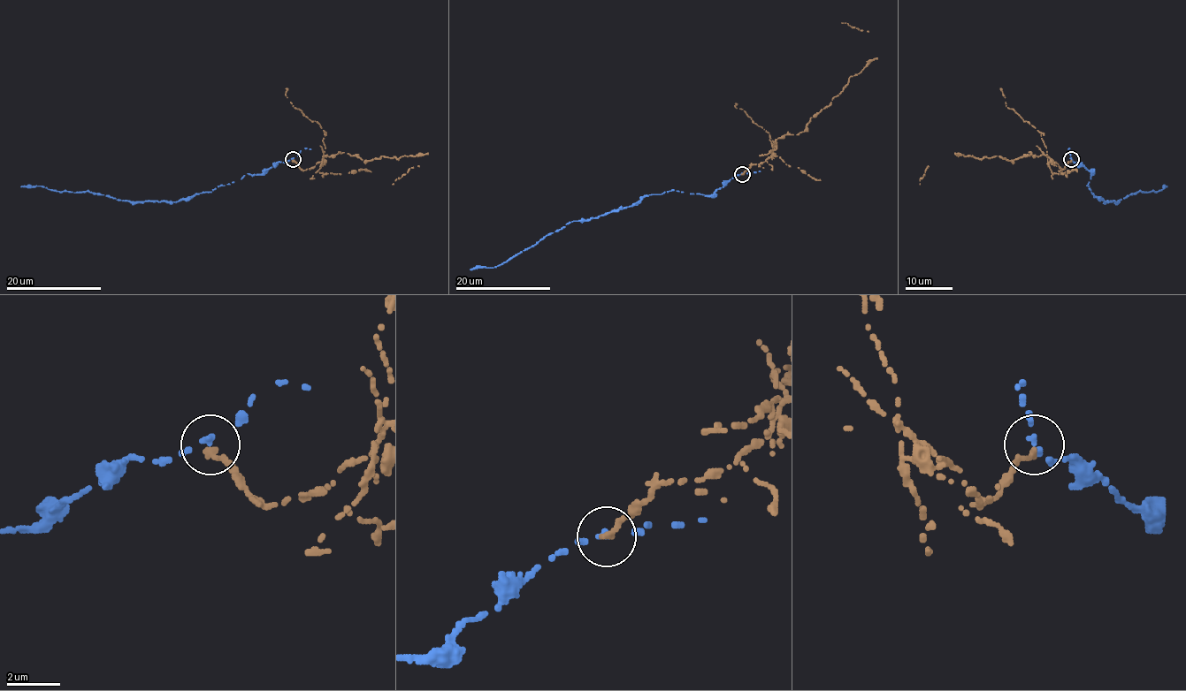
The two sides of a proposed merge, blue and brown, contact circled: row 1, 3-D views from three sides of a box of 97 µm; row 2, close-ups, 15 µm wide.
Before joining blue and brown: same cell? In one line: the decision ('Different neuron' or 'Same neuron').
Different neuron

